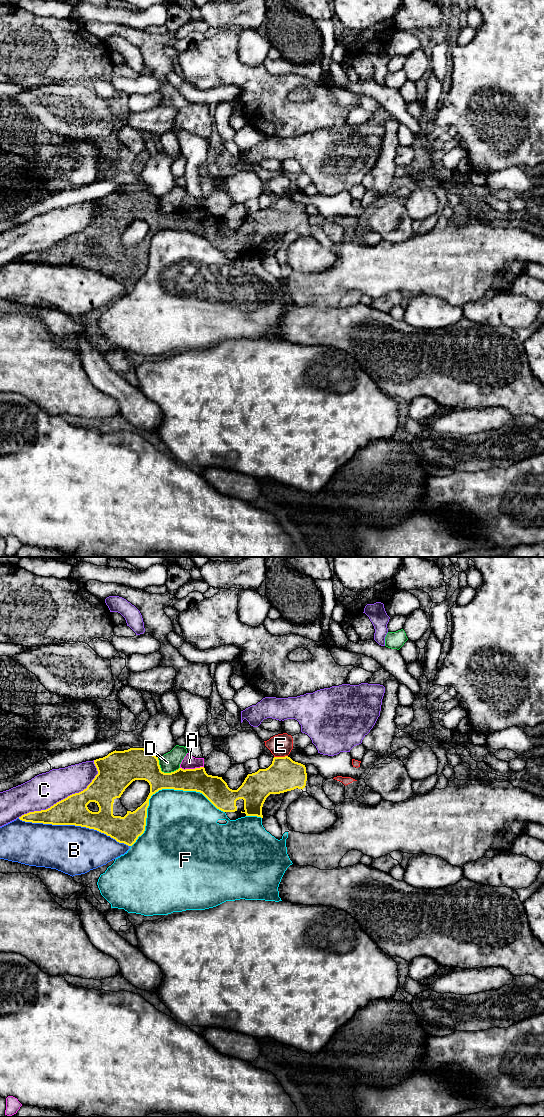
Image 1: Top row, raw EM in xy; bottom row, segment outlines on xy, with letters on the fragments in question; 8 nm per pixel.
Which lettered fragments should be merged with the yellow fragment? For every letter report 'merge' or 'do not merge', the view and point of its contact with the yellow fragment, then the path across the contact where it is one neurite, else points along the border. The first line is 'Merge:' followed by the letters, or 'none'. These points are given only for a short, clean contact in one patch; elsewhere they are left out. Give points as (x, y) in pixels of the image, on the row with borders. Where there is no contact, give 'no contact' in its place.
Merge: none
A: do not merge; contact xy (191, 769)
B: do not merge; contact xy (74, 824)
C: do not merge; contact xy (65, 798)
D: do not merge; contact xy (163, 772)
E: do not merge; contact xy (280, 757); border xy (287, 755), (274, 757)
F: do not merge; contact xy (162, 788)

